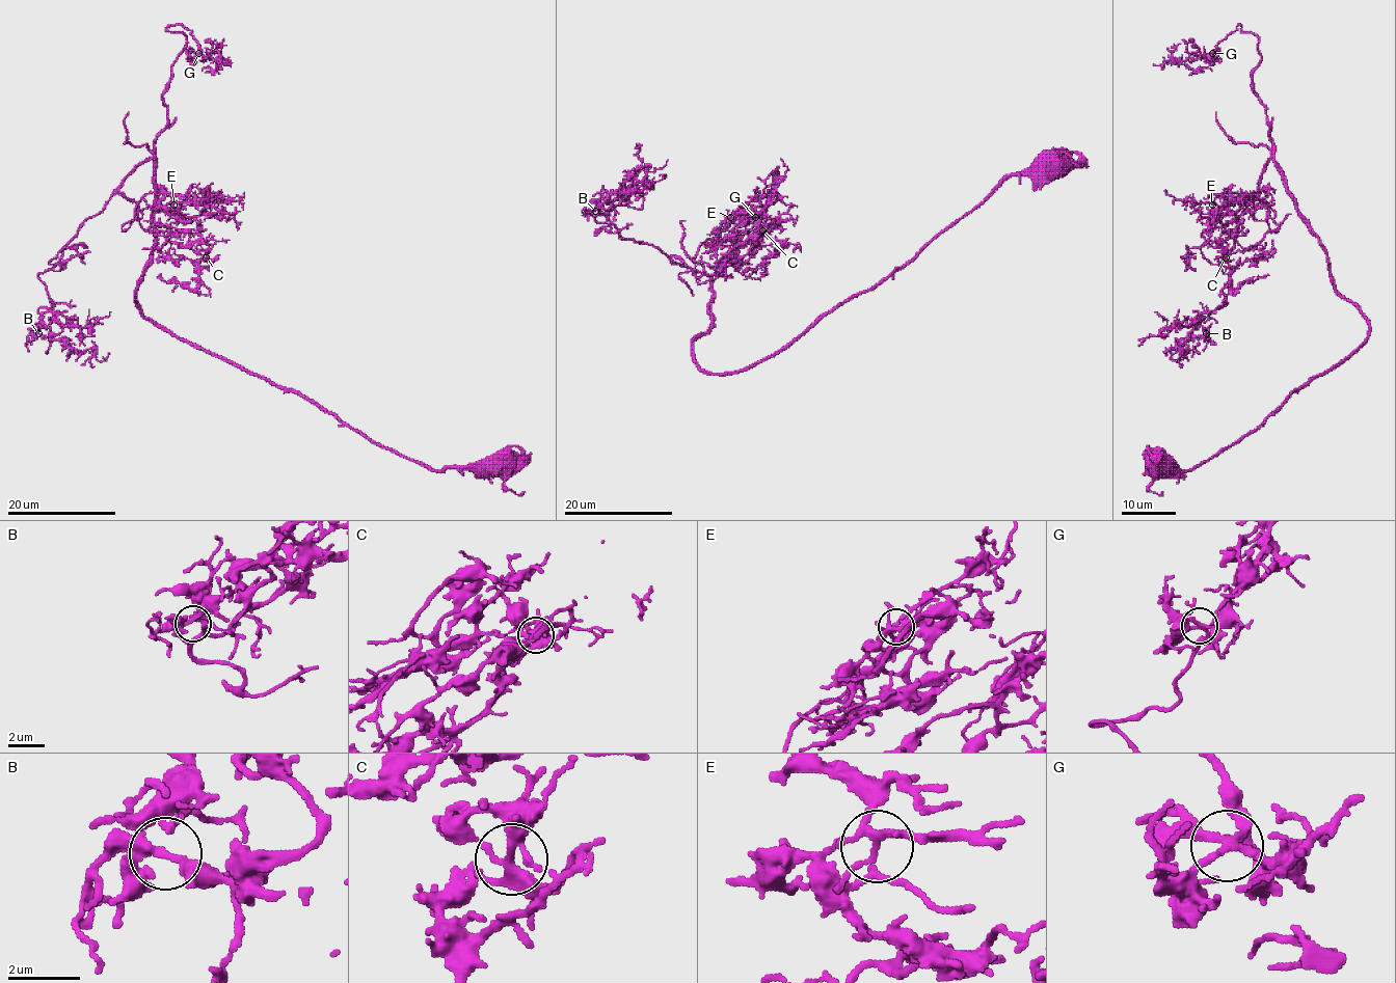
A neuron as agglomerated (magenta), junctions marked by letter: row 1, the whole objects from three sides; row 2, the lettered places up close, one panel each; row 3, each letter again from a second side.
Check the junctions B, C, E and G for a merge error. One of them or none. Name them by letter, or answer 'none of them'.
none of them

